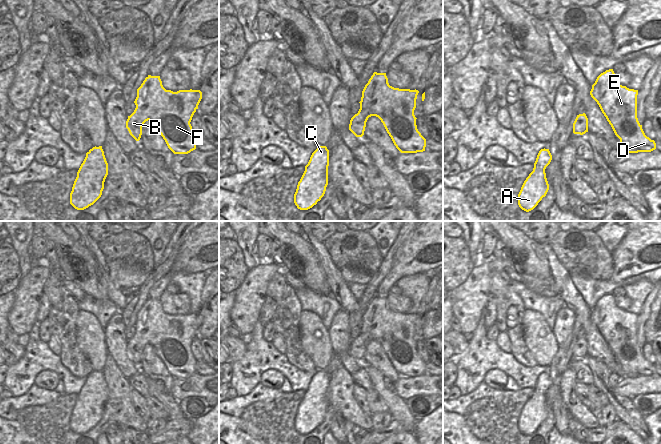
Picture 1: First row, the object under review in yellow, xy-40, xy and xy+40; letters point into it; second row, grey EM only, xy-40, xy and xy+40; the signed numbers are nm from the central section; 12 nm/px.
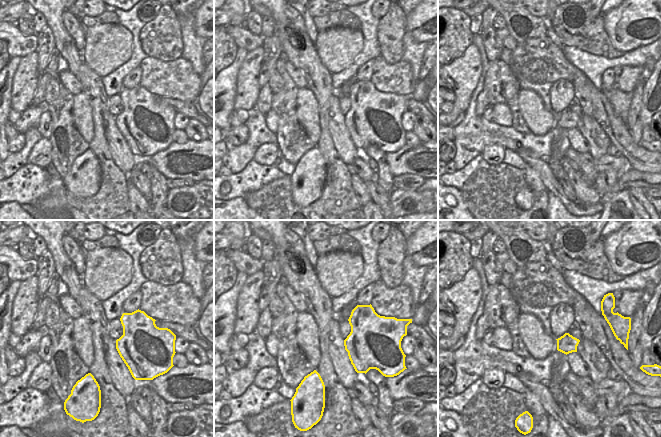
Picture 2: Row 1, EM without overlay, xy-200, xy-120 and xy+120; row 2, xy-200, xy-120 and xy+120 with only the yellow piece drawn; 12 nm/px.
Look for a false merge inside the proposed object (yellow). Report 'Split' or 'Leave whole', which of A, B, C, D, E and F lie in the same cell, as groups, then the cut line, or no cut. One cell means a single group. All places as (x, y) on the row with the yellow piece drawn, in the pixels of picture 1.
Leave whole. Groups: A B C D E F. No split

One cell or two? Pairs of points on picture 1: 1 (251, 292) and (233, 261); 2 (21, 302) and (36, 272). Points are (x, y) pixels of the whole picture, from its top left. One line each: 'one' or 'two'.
1: two
2: one

